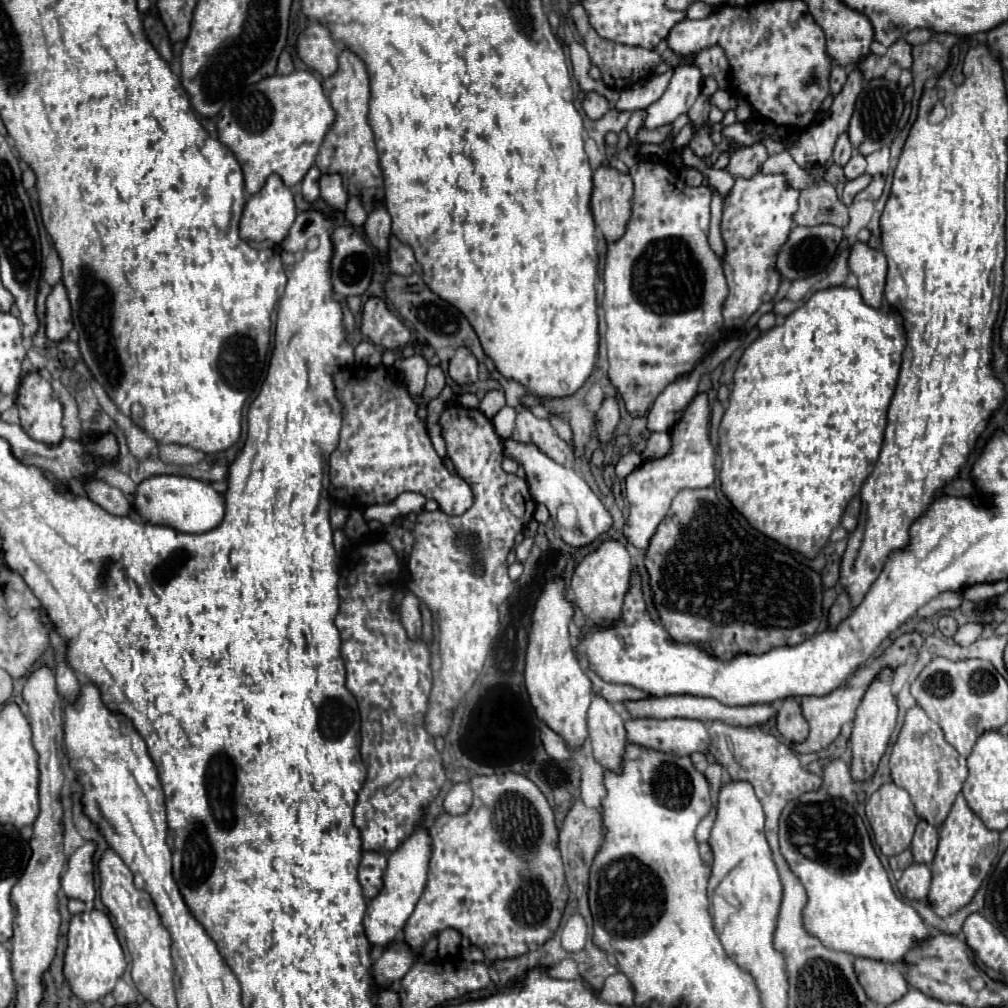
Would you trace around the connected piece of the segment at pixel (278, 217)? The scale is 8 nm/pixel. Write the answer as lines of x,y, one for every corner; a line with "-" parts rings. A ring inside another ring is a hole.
271,174
267,178
265,186
247,200
243,216
241,216
241,224
239,224
239,236
247,242
249,240
269,242
269,246
277,246
287,236
287,232
295,220
295,214
297,214
297,208
295,208
295,198
293,198
291,190
283,184
281,176

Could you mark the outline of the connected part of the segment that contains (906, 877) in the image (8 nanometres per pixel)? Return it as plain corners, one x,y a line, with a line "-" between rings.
911,864
903,870
901,880
897,882
899,892
907,900
925,900
931,886
931,870
925,864

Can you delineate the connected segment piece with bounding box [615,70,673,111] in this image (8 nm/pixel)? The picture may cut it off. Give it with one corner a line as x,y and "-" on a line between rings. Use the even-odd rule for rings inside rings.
669,70
665,74
655,74
649,80
637,82
622,90
615,107
621,111
646,109
657,101
657,98
661,98
661,94
665,92
665,88
669,84
671,74
673,74
673,70

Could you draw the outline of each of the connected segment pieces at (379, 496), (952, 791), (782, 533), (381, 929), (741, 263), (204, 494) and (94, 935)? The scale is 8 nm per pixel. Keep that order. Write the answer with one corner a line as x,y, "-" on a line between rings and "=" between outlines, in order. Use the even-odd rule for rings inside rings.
379,364
375,368
351,366
343,368
335,376
337,398
343,404
343,428
337,450
331,454
331,492
333,498
345,502
347,506
371,506
371,504
389,504
401,492
411,492
411,484
425,484
425,498
431,498
439,504
439,508
449,516
465,514
473,504
473,490
469,484
457,474
449,472
439,454
435,452
429,434
425,430
425,422
417,416
419,404
411,396
405,384
395,380
385,372
385,366
=
919,706
911,708
905,716
899,738
891,750
889,770
893,782
909,792
917,816
921,820
927,820
935,828
939,828
945,822
953,806
953,800
957,798
957,794
963,788
963,782
967,780
965,758
959,756
951,744
945,742
939,724
933,722
=
833,286
827,290
815,292
801,308
785,318
781,326
773,326
771,330
763,332
741,356
733,390
729,396
729,406
719,426
719,454
721,454
721,490
733,502
733,506
749,520
753,528
761,534
777,540
779,544
801,552
807,558
815,558
821,548
827,544
829,534
839,526
841,516
849,504
849,500
861,490
861,484
873,472
873,466
879,458
883,434
887,426
887,406
891,402
899,366
901,366
901,352
905,348
905,330
903,330
903,316
897,310
883,310
871,308
863,302
859,290
847,286
=
419,828
413,836
409,836
393,854
389,854
387,870
383,876
383,890
375,900
371,900
363,926
365,936
373,948
385,948
385,944
393,944
393,940
399,938
407,918
411,916
427,880
427,862
431,854
431,840
425,828
=
761,170
751,178
737,178
733,190
723,200
721,234
725,256
721,262
729,286
729,296
723,304
727,330
741,328
763,302
771,302
777,294
781,276
777,276
777,268
773,268
773,256
777,256
777,248
789,238
797,208
799,190
789,186
785,174
765,174
=
151,476
137,486
133,494
133,510
149,524
161,524
189,534
203,534
221,524
225,500
209,482
187,476
=
99,910
81,912
71,918
65,950
63,976
73,994
83,1002
95,1002
115,988
115,982
125,972
125,956
119,946
117,934
109,922
109,916

